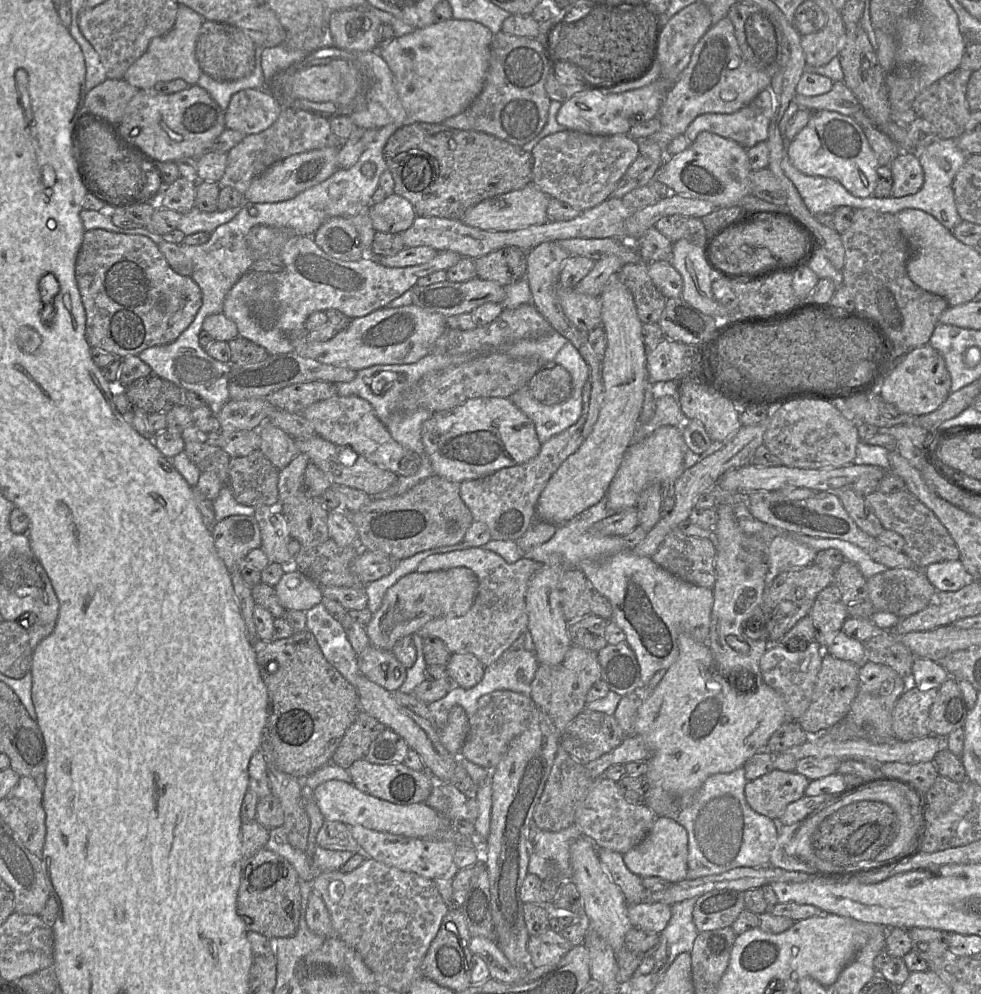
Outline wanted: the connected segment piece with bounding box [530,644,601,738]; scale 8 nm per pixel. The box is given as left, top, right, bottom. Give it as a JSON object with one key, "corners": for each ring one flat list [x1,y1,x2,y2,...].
{"corners":[[572,644,558,665,539,664,531,683,531,699,552,721,561,738,566,726,586,708,586,694,601,679,598,653]]}

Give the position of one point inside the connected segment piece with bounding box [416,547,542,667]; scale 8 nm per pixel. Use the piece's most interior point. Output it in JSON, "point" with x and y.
{"point":[498,616]}

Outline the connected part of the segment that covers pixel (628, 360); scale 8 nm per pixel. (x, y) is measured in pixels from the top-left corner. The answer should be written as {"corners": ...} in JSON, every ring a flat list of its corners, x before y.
{"corners":[[617,274,598,297,601,302,601,325,607,338,601,359,602,402,590,435,561,464,538,498,535,519,555,526,569,522,606,496,626,450,634,441,647,384,647,349,641,334,643,324,637,315,632,293]]}

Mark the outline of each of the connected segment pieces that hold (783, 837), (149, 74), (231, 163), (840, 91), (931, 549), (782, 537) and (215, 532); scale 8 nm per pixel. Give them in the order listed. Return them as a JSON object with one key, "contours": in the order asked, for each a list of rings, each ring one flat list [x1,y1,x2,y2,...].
{"contours":[[[796,822,787,826,778,826,777,843,773,848,769,865,775,868,781,868,786,871,798,871,812,874,817,869,808,865,794,855,794,837,802,825,801,822]],[[179,4,176,21,166,34,152,39,147,50,127,69,123,79,139,90,151,90,159,82,182,79,190,86,197,85,201,70,195,48,205,20,191,8]],[[283,106,277,120,266,130,246,135,227,152,225,172,218,182,219,188,231,187,244,194,251,182,275,163,295,154,325,147,340,147,341,142,331,131,329,120,308,109]],[[844,79,835,82,828,93,819,96,795,94,793,100,799,109,810,111,828,110,846,116,853,116,857,112,864,111,853,92,846,86]],[[907,489,891,494,875,491,865,497,865,502,879,518,884,529,894,531,903,537,904,553,918,568,925,569,936,562,960,560,959,549,946,527,925,504]],[[779,534,768,545,768,567,770,578,778,574,807,567,814,563,817,552,798,543,786,534]],[[229,516,217,522,211,532,217,553,229,572,240,569,246,555,262,545,260,528,254,516]]]}

